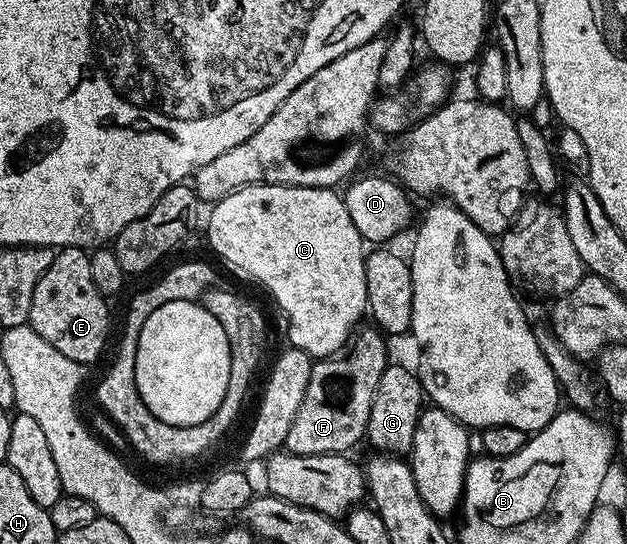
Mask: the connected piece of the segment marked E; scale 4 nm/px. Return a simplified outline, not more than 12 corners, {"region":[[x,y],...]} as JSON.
{"region":[[87,249],[55,251],[29,325],[89,366],[110,332]]}

